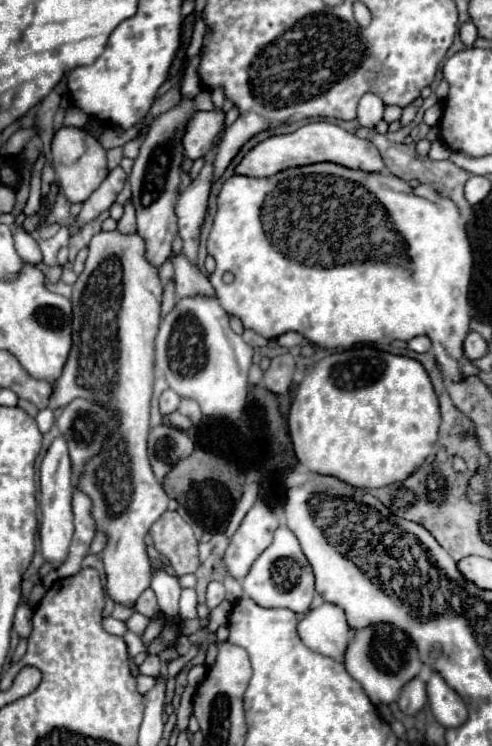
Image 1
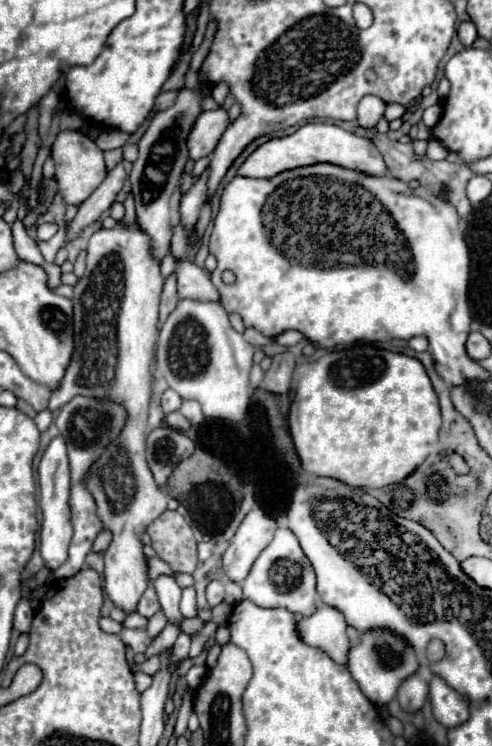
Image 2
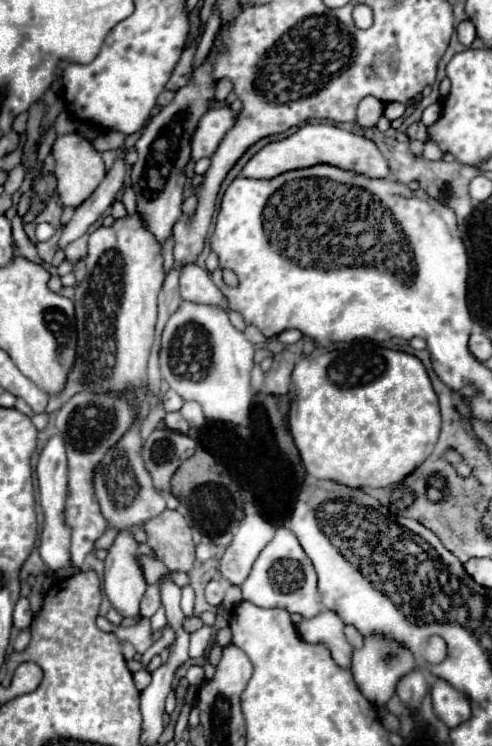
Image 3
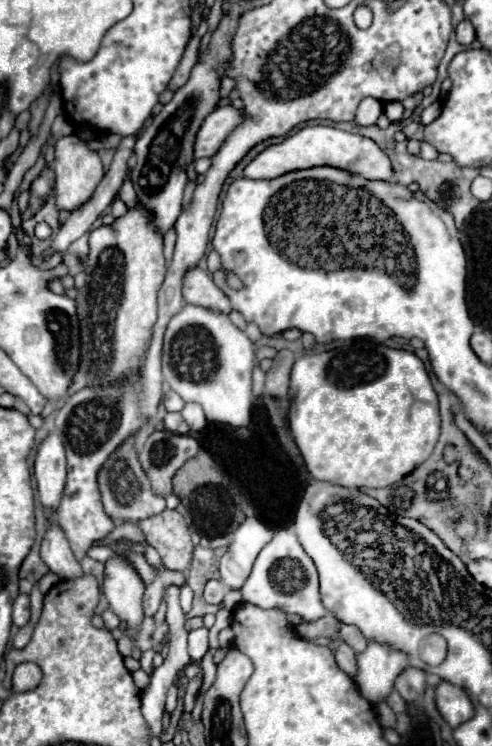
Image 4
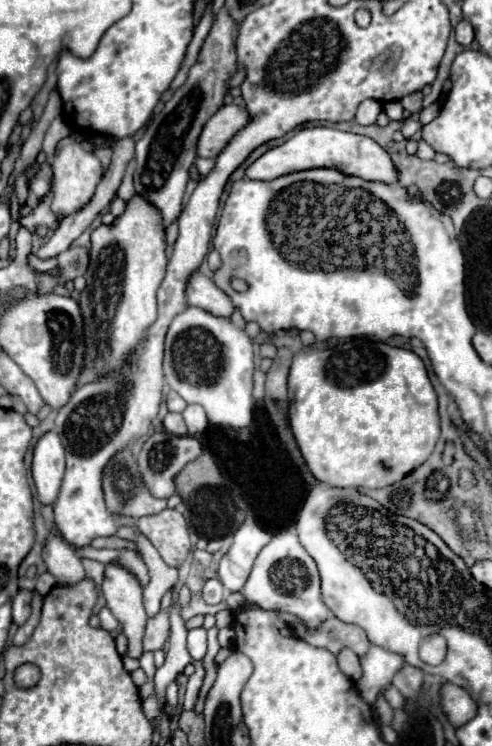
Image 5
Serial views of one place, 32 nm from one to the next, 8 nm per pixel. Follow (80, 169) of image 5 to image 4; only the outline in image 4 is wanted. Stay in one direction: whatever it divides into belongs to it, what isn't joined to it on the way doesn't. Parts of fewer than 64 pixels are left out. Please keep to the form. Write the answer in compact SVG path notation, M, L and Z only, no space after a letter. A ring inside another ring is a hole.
M64 136L56 142L56 158L54 158L54 174L56 174L56 184L54 184L54 204L58 210L68 210L74 212L82 204L90 200L94 194L96 186L100 184L104 176L102 162L96 152L90 152L86 144L76 138L76 136Z

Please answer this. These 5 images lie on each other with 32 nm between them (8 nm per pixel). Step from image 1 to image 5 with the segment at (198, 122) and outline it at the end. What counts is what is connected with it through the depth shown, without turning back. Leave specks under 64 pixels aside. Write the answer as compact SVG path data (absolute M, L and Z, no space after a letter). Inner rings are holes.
M226 104L222 106L204 126L200 140L198 140L198 156L204 158L216 158L226 144L232 140L232 136L242 130L250 122L250 114L244 106Z

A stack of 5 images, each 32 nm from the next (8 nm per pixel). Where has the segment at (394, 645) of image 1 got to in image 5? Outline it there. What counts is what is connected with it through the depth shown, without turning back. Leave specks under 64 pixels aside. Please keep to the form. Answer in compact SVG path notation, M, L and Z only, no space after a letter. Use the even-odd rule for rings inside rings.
M372 646L362 662L362 678L358 680L358 692L368 702L374 704L378 694L392 682L392 676L404 666L404 658L400 654L388 652L380 646Z

